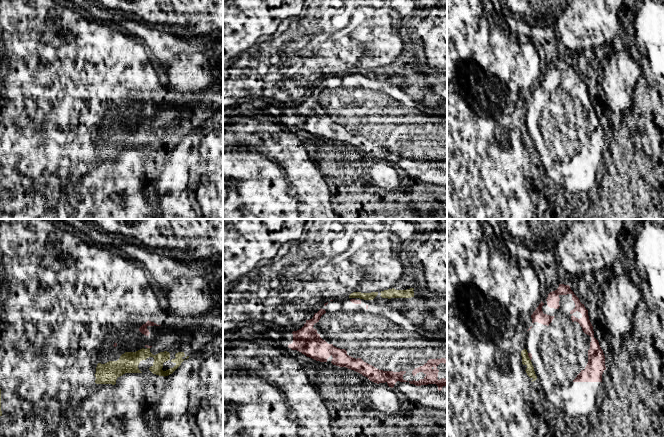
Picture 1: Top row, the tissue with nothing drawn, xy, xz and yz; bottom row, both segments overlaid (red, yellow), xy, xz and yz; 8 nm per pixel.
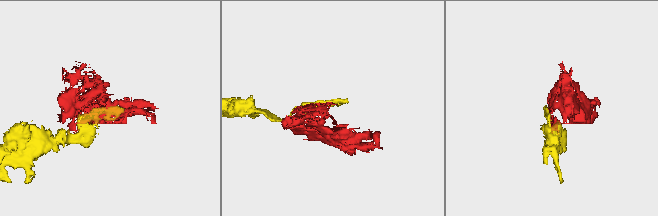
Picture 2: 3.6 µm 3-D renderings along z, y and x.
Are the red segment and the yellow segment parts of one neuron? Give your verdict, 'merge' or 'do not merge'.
do not merge

